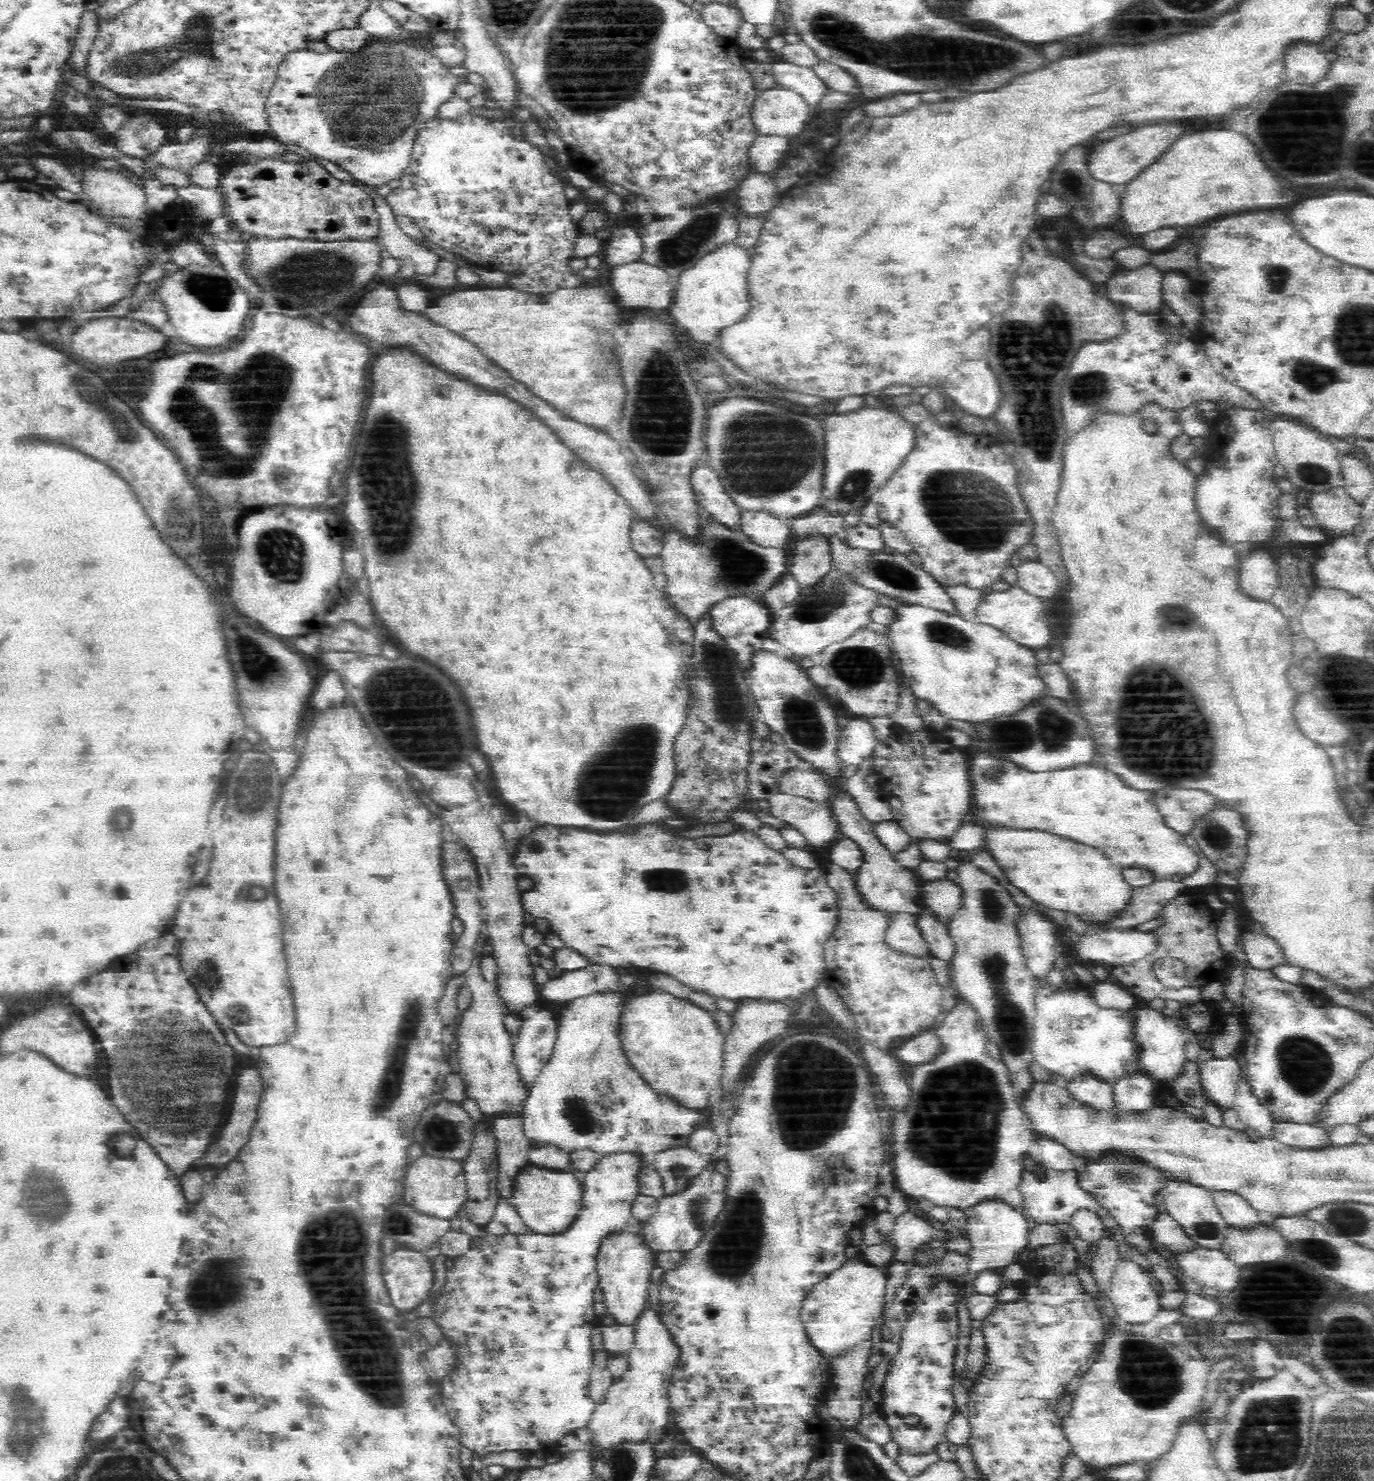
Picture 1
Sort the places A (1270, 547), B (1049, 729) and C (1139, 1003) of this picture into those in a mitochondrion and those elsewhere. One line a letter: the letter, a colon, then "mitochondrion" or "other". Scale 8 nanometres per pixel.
A: other
B: mitochondrion
C: other

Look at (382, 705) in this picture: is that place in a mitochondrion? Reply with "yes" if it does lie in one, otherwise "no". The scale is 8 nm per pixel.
yes

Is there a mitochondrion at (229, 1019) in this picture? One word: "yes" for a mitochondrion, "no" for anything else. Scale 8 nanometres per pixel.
yes

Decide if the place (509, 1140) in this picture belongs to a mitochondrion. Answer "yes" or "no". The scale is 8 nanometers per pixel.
no

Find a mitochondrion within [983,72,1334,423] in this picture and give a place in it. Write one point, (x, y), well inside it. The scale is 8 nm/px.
(1092, 387)

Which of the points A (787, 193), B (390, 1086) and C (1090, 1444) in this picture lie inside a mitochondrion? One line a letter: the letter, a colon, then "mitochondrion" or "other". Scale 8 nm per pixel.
A: other
B: mitochondrion
C: other

